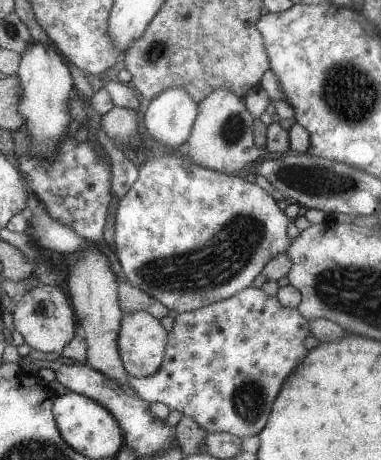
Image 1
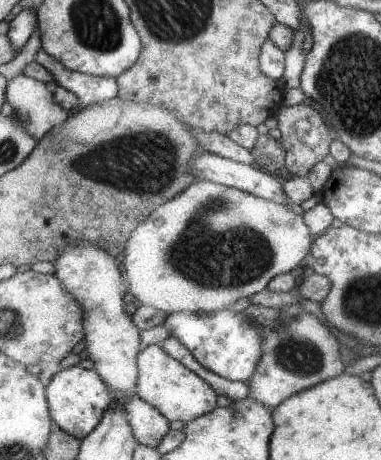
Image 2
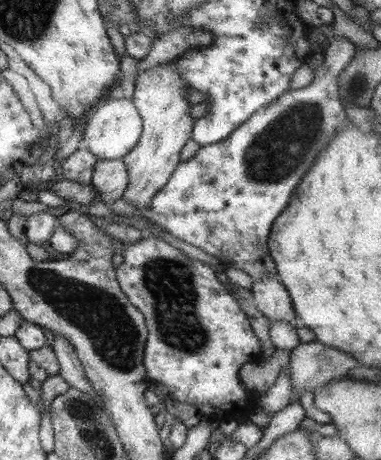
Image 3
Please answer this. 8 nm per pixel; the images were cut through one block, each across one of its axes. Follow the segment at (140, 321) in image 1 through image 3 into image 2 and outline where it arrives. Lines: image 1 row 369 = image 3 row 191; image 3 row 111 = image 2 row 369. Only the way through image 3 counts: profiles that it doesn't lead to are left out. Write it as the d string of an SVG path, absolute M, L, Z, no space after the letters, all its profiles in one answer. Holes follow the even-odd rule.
M159 344L147 346L137 354L137 382L133 394L151 404L153 408L157 408L159 414L165 416L169 422L181 420L183 424L187 424L217 408L215 406L217 394L213 392L213 388L193 372L183 368L177 360L167 356Z

